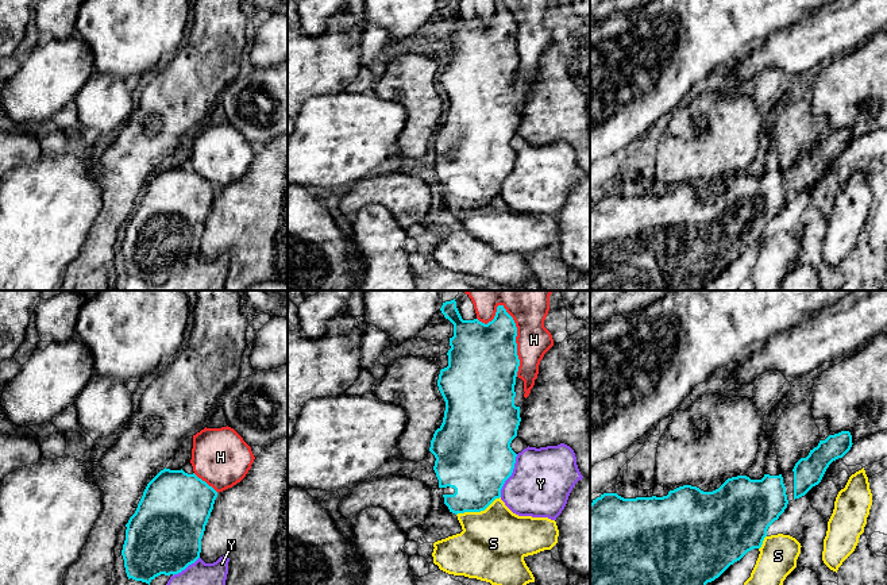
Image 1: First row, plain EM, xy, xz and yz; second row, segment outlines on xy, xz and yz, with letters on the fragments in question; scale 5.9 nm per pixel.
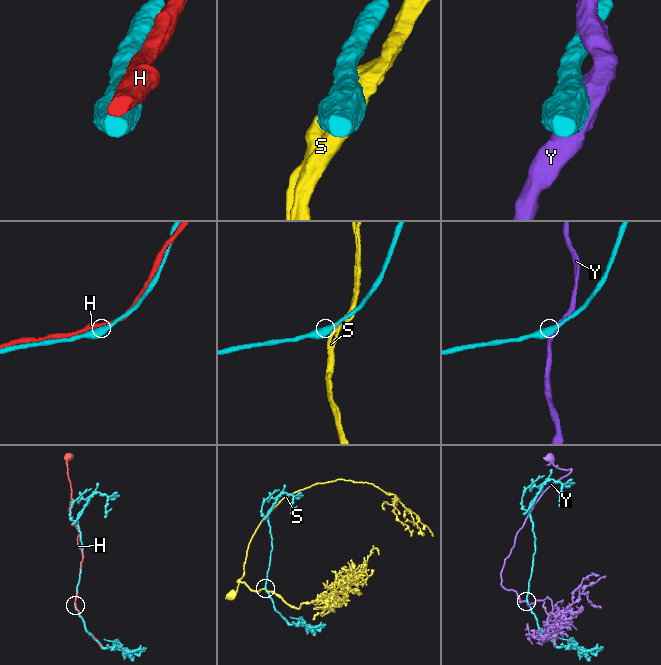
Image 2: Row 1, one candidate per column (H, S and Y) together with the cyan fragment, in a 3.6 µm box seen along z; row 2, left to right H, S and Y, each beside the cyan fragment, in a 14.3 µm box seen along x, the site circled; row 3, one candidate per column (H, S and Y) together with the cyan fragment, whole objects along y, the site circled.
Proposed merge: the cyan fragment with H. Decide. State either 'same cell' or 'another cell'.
same cell

